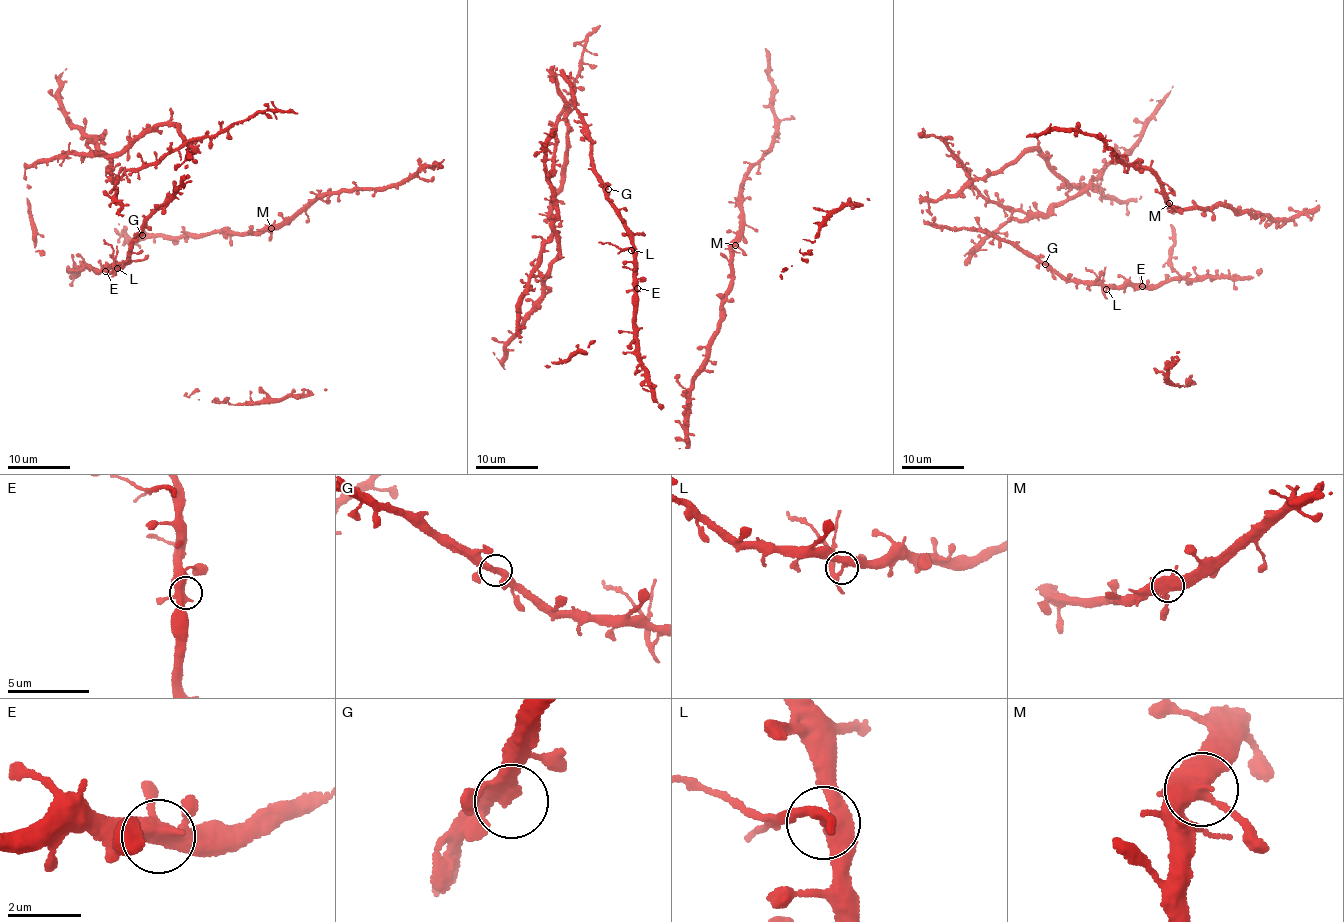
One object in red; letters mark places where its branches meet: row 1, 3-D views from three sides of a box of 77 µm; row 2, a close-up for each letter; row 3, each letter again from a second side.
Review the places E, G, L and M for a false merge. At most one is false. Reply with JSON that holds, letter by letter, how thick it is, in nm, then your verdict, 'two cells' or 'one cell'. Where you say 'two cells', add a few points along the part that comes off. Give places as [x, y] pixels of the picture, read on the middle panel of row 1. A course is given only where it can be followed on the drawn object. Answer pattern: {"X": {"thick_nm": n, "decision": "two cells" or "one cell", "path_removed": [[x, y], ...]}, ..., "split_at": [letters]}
{"E": {"thick_nm": 420, "decision": "one cell"}, "G": {"thick_nm": 320, "decision": "one cell"}, "L": {"thick_nm": 320, "decision": "two cells", "path_removed": [[631, 249], [598, 242]]}, "M": {"thick_nm": 500, "decision": "one cell"}, "split_at": ["L"]}

